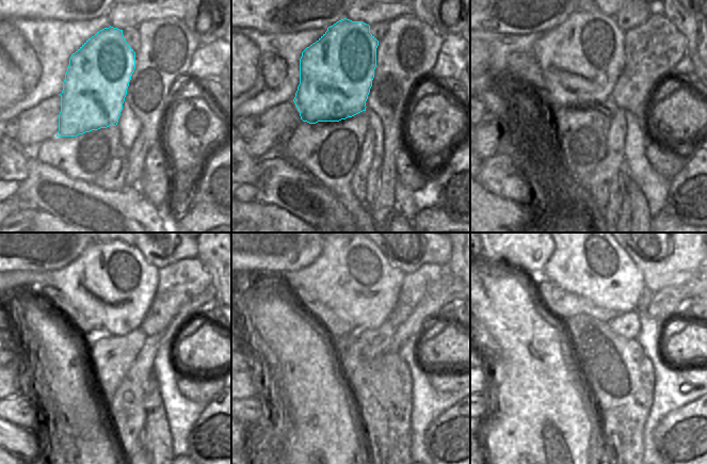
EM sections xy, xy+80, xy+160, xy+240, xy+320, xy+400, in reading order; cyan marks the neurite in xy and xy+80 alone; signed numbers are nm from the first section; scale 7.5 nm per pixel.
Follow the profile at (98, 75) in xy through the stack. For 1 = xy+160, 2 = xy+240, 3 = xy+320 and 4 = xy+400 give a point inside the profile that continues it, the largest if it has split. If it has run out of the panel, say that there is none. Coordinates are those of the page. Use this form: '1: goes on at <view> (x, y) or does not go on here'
1: goes on at xy+160 (580, 60)
2: goes on at xy+240 (111, 284)
3: goes on at xy+320 (352, 276)
4: goes on at xy+400 (588, 261)

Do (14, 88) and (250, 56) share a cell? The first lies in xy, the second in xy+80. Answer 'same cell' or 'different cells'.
same cell

